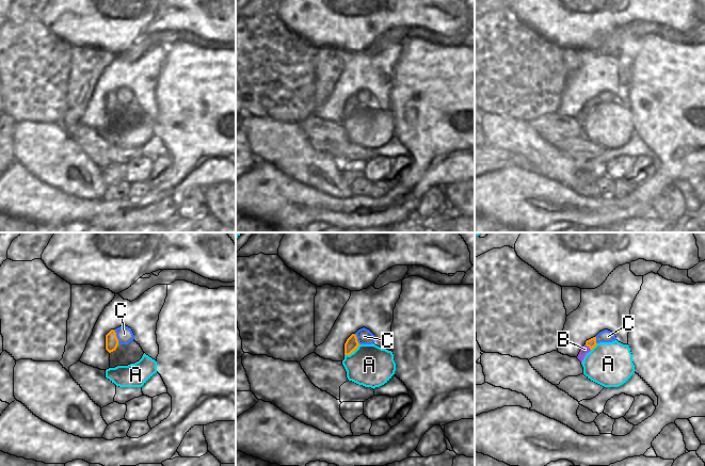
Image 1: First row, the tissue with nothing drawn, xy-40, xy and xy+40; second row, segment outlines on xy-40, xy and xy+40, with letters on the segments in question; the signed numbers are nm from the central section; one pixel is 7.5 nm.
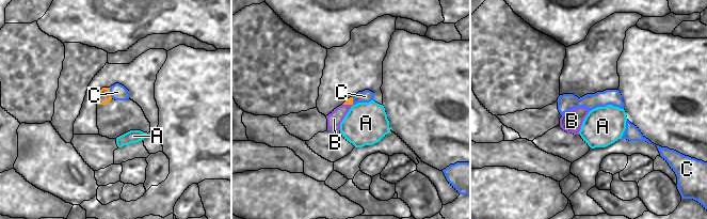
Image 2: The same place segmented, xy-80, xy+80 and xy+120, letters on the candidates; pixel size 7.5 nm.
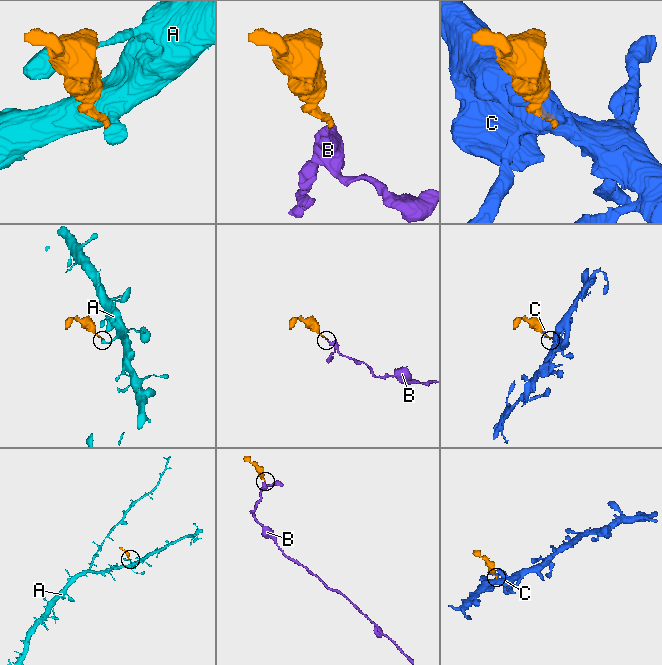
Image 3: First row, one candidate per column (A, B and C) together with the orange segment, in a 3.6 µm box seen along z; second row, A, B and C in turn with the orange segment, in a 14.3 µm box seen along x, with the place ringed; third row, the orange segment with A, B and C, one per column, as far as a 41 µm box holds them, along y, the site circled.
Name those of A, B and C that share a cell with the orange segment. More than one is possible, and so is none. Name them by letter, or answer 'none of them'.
B

